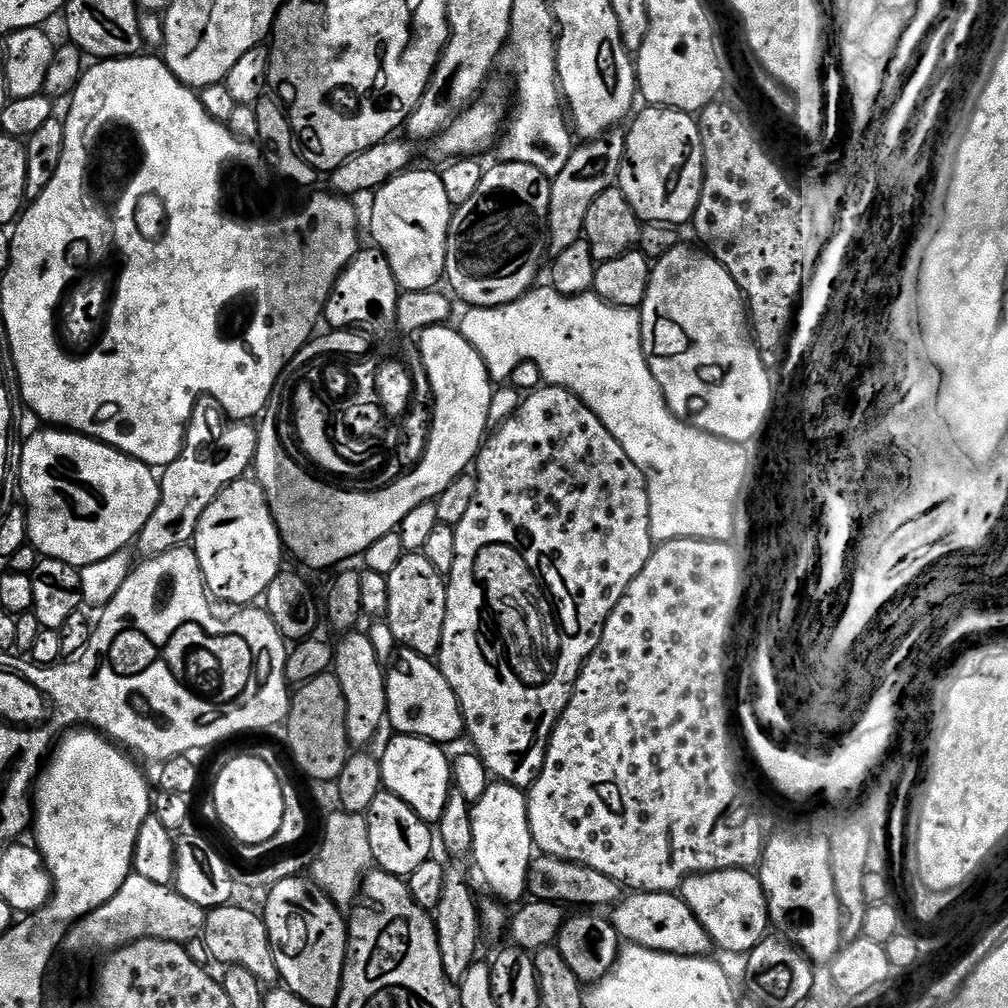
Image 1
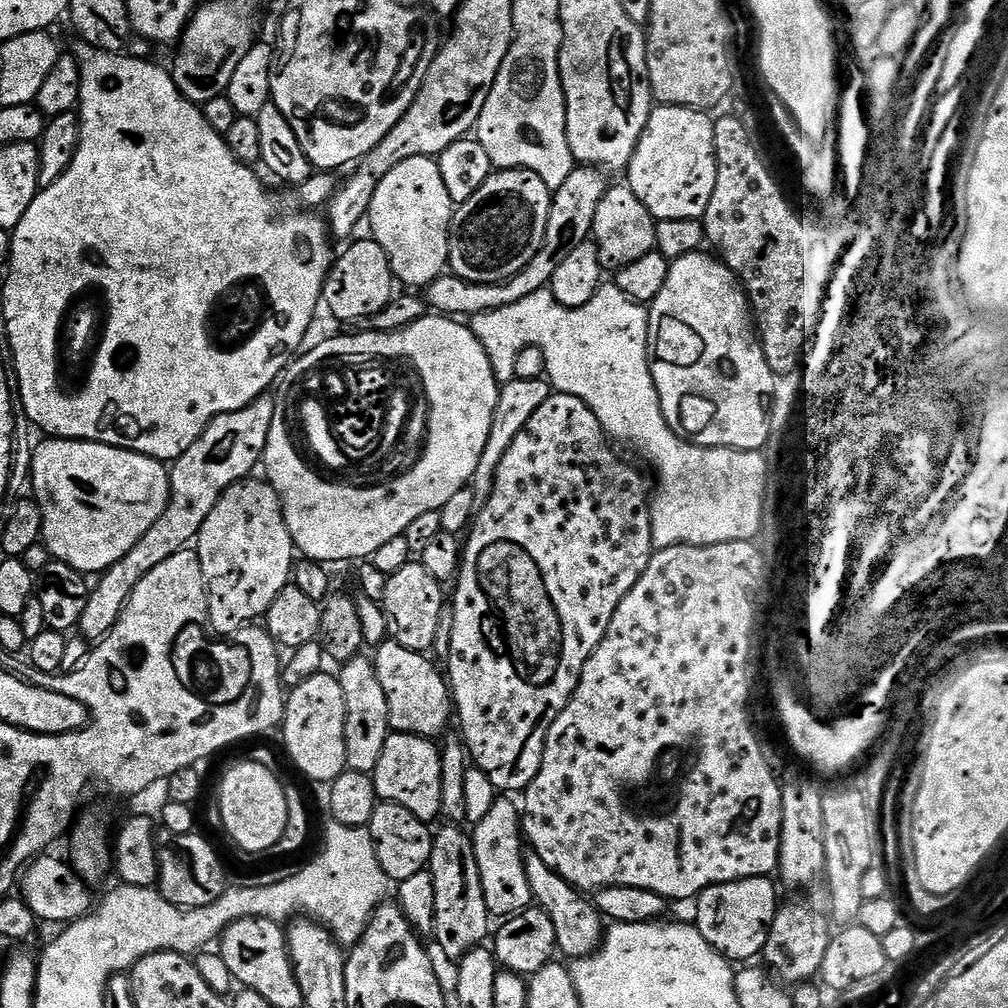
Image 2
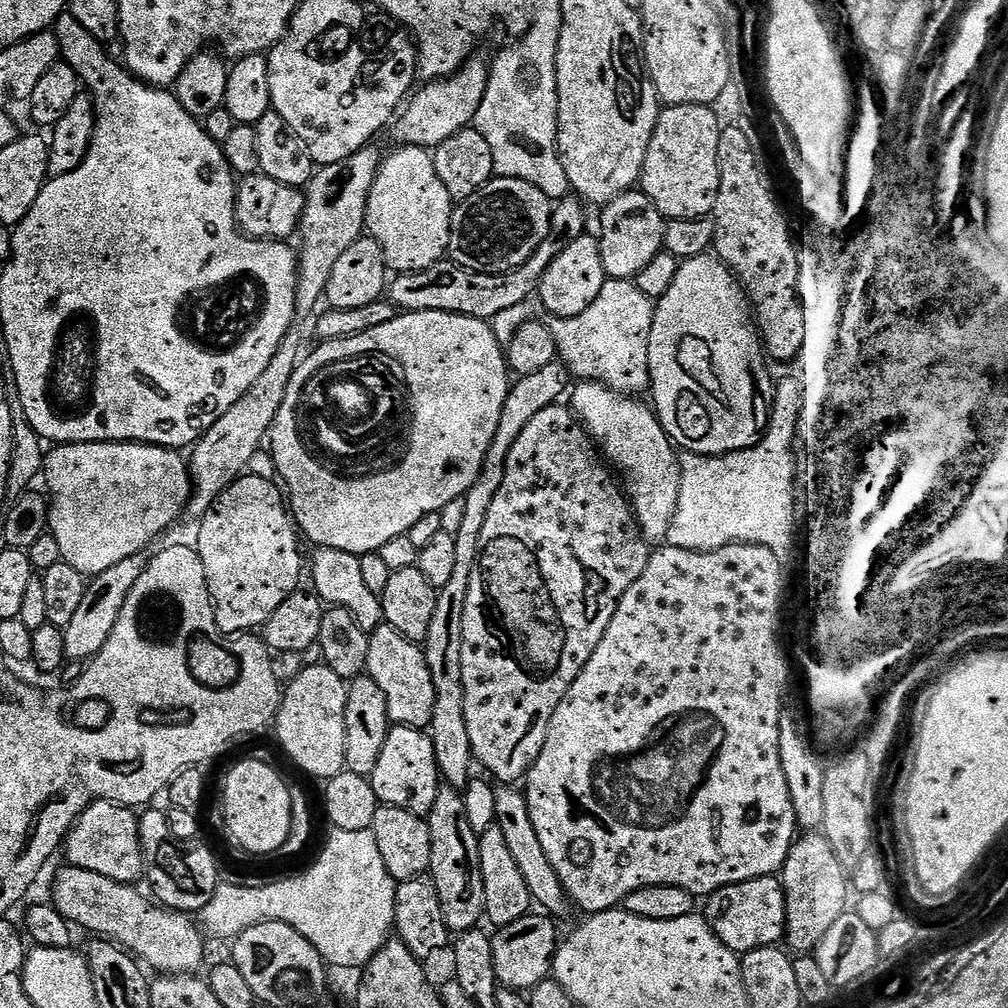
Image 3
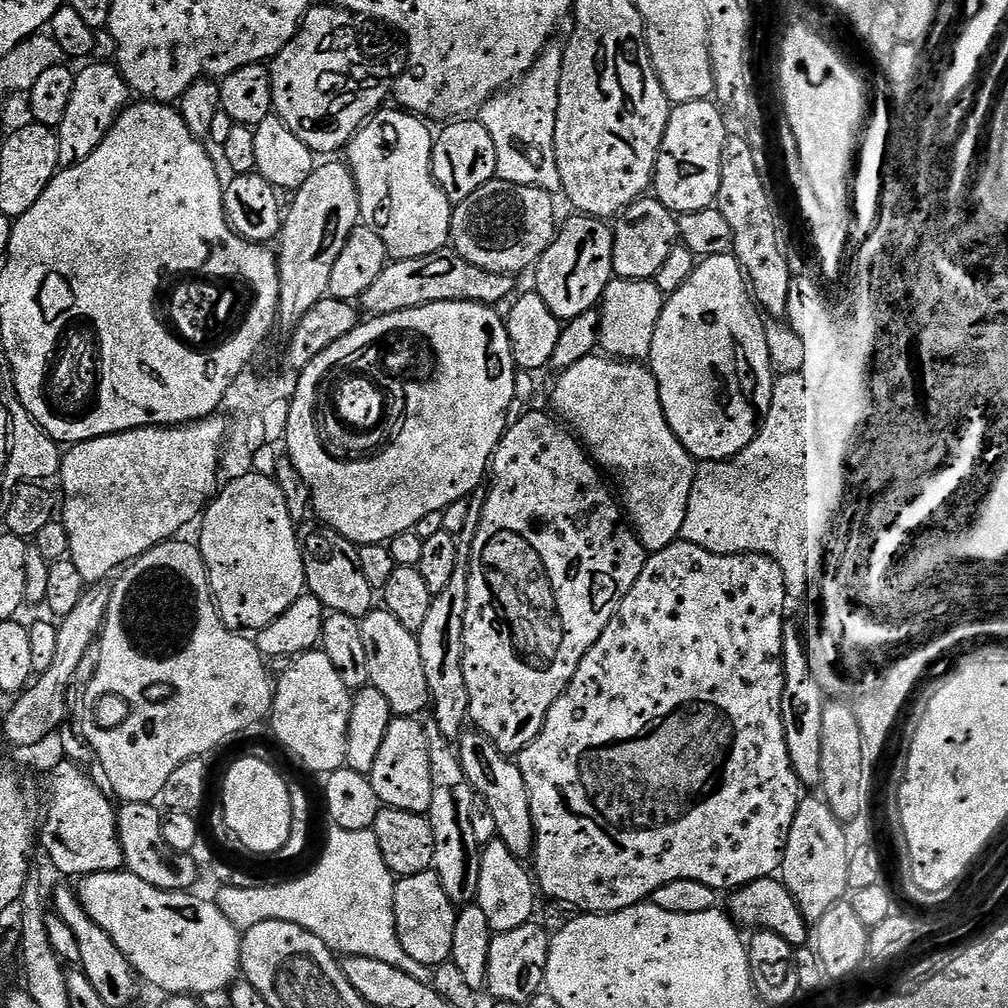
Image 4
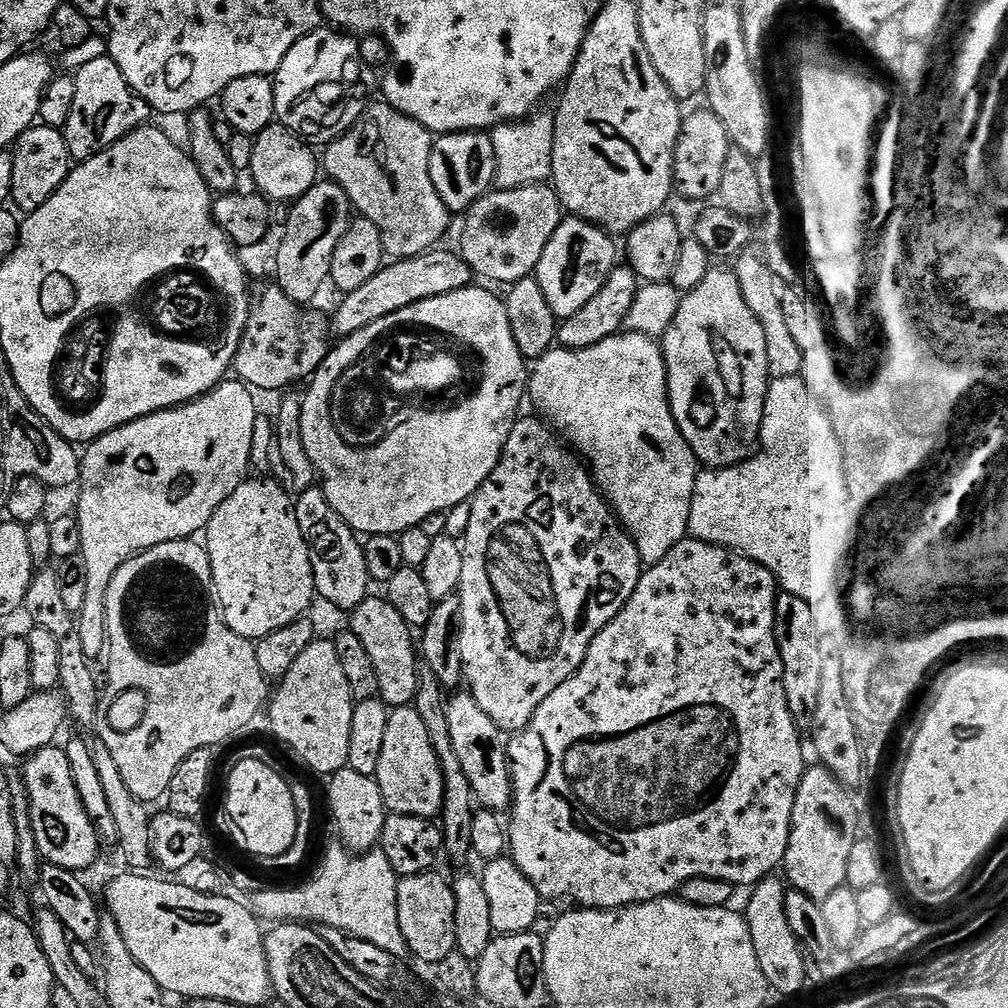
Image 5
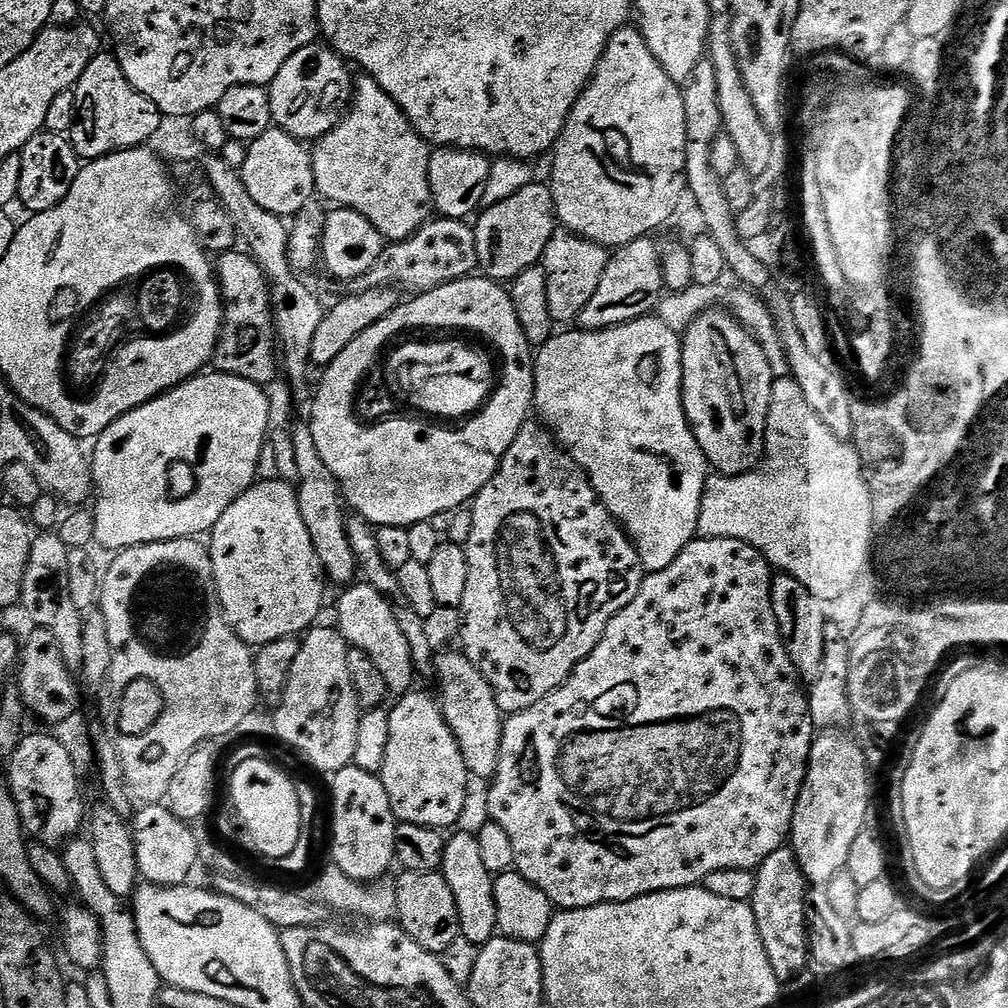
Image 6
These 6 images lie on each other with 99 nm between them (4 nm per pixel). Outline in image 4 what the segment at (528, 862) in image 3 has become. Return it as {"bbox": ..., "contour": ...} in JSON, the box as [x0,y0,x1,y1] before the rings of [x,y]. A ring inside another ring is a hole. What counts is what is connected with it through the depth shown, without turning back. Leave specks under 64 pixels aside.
{"bbox":[458,730,536,862],"contour":[[[475,730],[465,731],[458,741],[458,751],[462,770],[466,770],[466,778],[471,782],[477,797],[490,806],[490,814],[494,814],[494,826],[498,839],[522,862],[533,855],[536,847],[536,831],[530,814],[530,794],[526,790],[526,778],[522,778],[522,770],[515,759],[506,757],[486,734]]]}

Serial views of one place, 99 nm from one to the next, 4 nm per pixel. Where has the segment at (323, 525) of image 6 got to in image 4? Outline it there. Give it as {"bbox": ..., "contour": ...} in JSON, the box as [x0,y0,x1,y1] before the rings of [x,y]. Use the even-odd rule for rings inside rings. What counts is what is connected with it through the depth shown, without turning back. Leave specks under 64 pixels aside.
{"bbox":[302,527,374,618],"contour":[[[321,527],[319,531],[310,533],[308,537],[305,535],[302,540],[307,591],[316,596],[328,612],[350,614],[357,618],[367,616],[374,608],[374,589],[370,582],[366,582],[366,574],[362,574],[359,547],[330,528]]]}

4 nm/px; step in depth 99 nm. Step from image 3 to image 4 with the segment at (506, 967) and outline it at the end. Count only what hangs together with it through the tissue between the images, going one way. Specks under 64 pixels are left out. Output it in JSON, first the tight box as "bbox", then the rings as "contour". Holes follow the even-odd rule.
{"bbox":[486,922,550,1006],"contour":[[[529,922],[518,926],[518,930],[497,932],[493,935],[490,942],[490,962],[488,963],[486,988],[487,991],[493,992],[493,997],[496,1000],[518,1002],[524,1006],[544,988],[550,932],[536,923]]]}

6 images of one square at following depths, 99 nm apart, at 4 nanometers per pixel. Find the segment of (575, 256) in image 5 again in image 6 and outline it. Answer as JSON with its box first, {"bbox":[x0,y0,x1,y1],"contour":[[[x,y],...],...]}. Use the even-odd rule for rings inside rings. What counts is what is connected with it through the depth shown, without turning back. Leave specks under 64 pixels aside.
{"bbox":[542,230,609,321],"contour":[[[557,230],[544,251],[542,267],[546,274],[546,298],[550,302],[553,321],[575,321],[582,314],[586,302],[594,298],[598,282],[602,282],[602,270],[608,265],[609,249],[576,236],[567,230]]]}

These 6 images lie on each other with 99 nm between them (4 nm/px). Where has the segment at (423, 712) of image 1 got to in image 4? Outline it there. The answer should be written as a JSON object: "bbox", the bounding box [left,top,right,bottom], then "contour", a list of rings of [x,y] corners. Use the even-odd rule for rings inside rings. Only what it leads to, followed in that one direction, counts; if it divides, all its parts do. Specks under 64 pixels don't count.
{"bbox":[360,606,430,718],"contour":[[[380,606],[360,620],[362,643],[366,646],[366,662],[370,666],[369,685],[378,690],[390,702],[390,710],[396,718],[416,718],[430,704],[426,670],[422,667],[422,650],[417,633],[406,630],[394,614]]]}

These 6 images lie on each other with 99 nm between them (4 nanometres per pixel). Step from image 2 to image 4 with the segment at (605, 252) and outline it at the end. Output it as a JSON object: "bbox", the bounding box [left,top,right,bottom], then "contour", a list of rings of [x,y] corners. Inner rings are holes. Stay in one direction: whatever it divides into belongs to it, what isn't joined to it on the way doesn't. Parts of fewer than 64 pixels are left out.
{"bbox":[612,198,680,280],"contour":[[[641,198],[620,213],[612,228],[612,237],[613,273],[621,280],[652,280],[658,270],[662,270],[662,262],[670,258],[670,250],[674,250],[680,239],[680,221],[677,213],[668,209],[661,200]]]}

